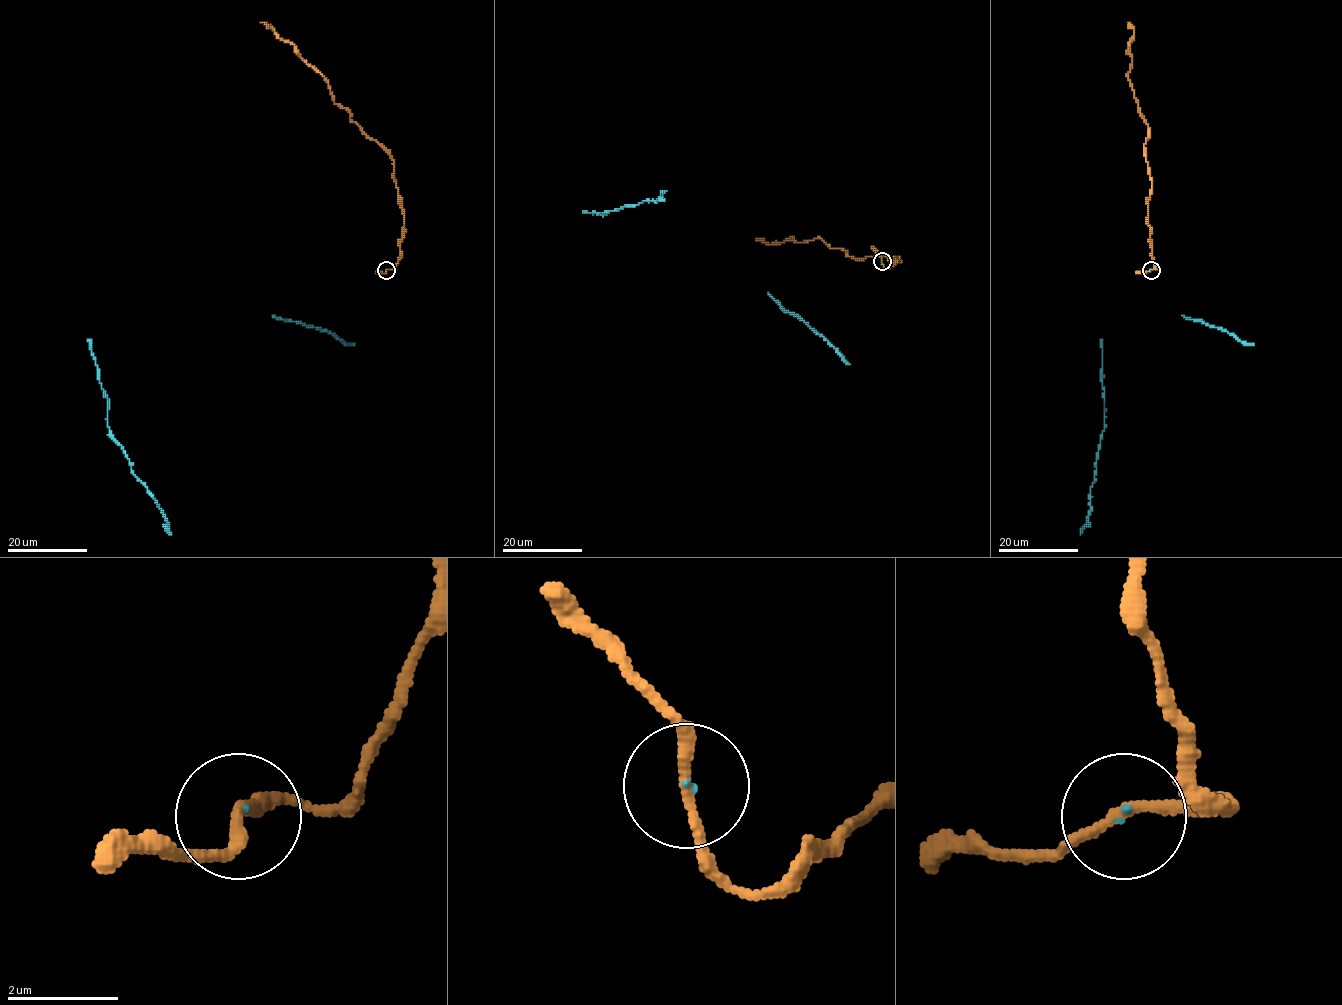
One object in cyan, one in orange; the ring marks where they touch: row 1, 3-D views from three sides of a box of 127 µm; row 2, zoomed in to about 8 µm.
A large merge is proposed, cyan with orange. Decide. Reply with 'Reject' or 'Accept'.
Accept

